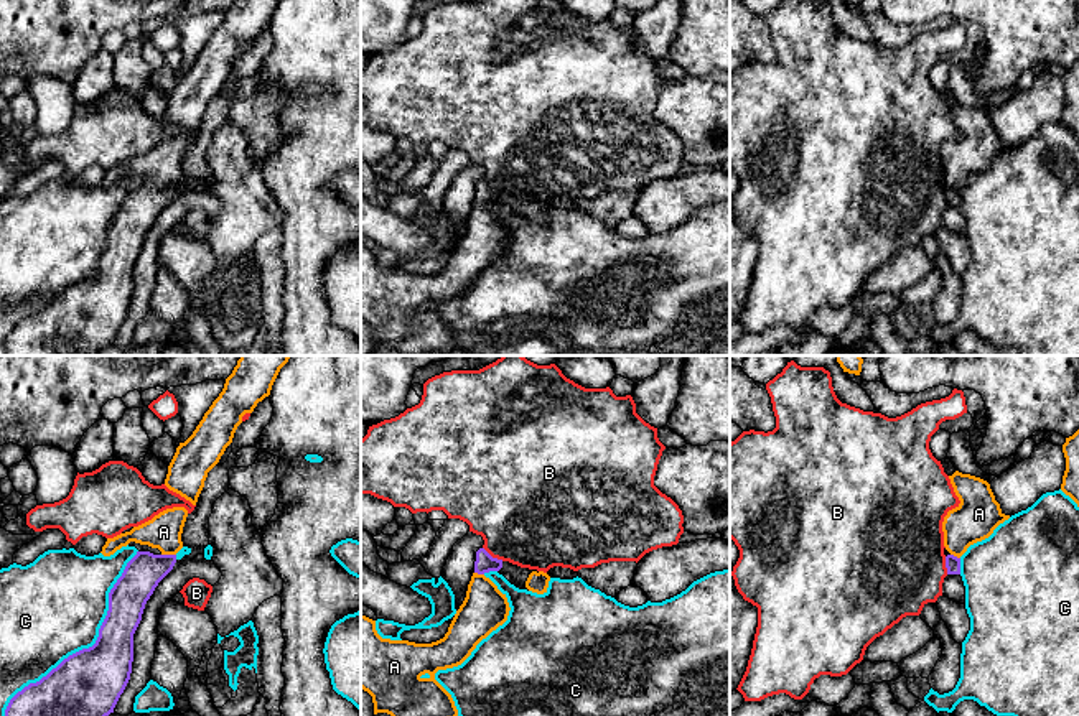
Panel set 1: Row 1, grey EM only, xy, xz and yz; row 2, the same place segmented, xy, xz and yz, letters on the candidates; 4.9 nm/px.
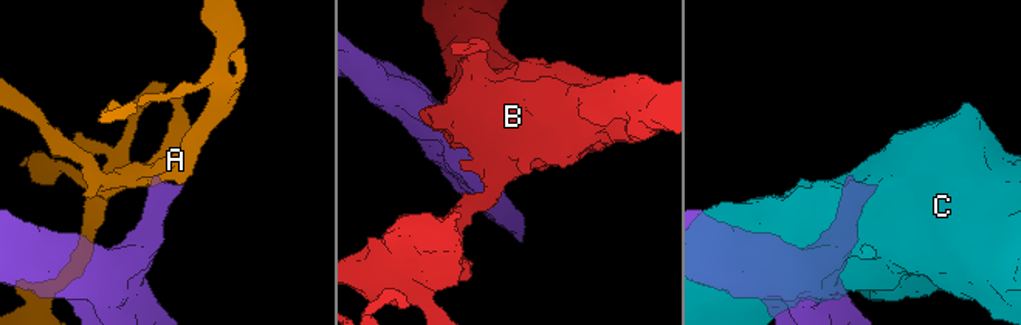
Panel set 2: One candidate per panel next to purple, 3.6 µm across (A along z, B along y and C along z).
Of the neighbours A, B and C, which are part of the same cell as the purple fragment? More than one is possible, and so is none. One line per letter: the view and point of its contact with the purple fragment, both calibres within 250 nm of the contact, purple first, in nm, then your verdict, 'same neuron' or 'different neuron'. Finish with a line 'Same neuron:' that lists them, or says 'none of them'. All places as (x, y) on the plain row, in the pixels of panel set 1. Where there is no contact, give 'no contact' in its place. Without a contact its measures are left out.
A: meets purple in xy at (168, 186); 180 nm thick on the purple side, 170 nm on the other; same neuron
B: meets purple in xz at (491, 188); 90 nm thick on the purple side, 460 nm on the other; different neuron
C: meets purple in xy at (86, 280); 360 nm thick on the purple side, 480 nm on the other; different neuron
Same neuron: A

